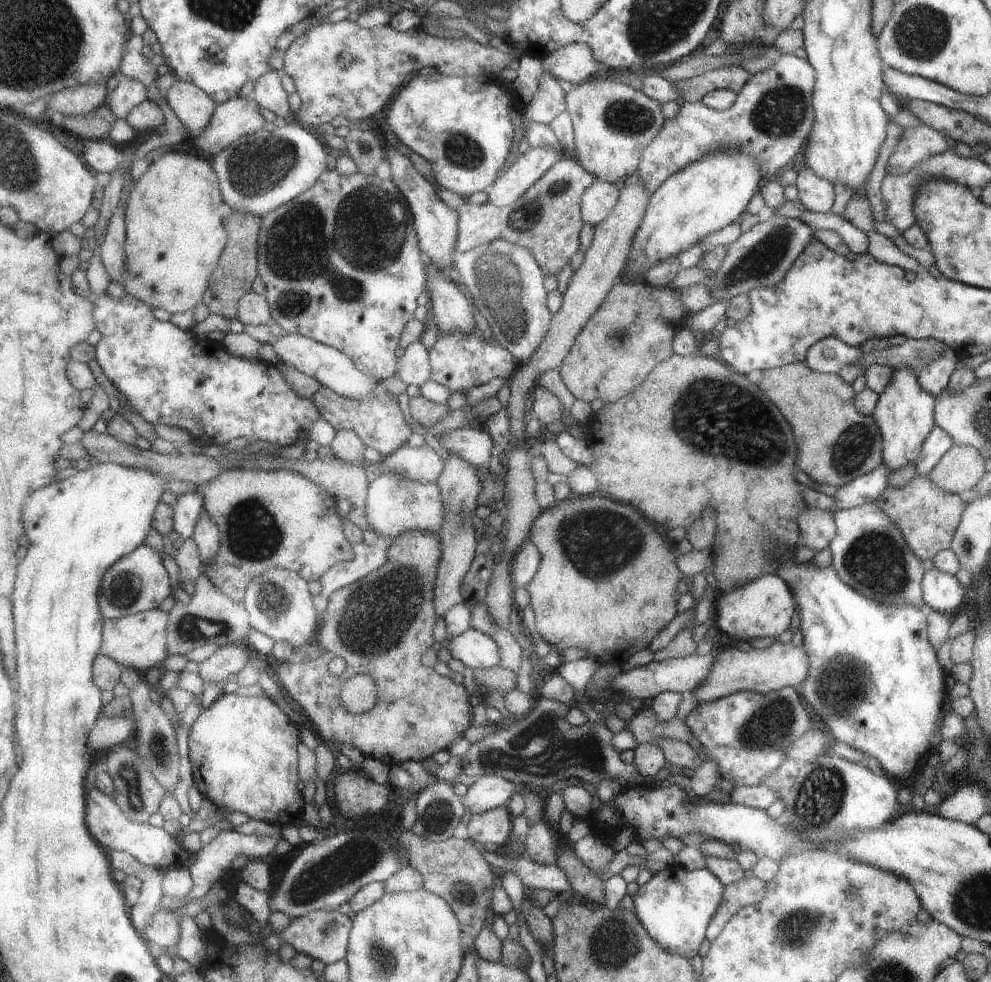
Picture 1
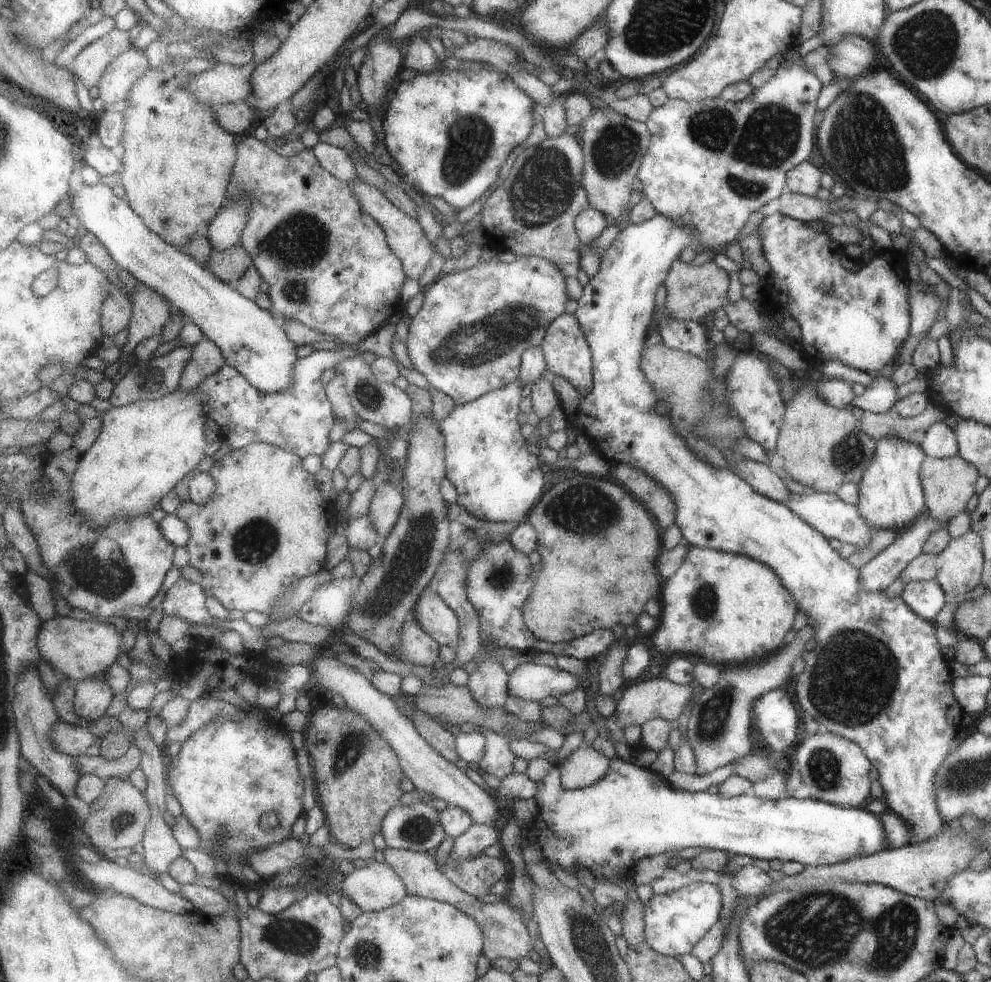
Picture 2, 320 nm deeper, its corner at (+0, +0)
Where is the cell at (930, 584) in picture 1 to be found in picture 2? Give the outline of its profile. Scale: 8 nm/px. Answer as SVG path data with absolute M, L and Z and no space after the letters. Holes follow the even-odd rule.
M934 579L909 581L903 585L899 596L917 616L930 622L947 601L944 592Z

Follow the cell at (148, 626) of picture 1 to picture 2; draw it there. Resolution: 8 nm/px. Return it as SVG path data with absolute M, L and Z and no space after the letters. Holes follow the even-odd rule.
M57 614L51 620L42 623L38 634L38 647L45 660L55 673L63 674L74 683L83 679L103 675L110 666L117 662L119 654L123 652L122 631L111 623L99 622L99 620L75 619Z

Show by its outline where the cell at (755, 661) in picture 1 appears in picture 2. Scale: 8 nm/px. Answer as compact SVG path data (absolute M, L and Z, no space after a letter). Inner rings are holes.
M643 678L624 688L623 696L617 705L616 722L622 728L637 725L642 727L652 718L659 717L665 720L676 720L689 706L691 700L691 686L674 683L667 679Z

